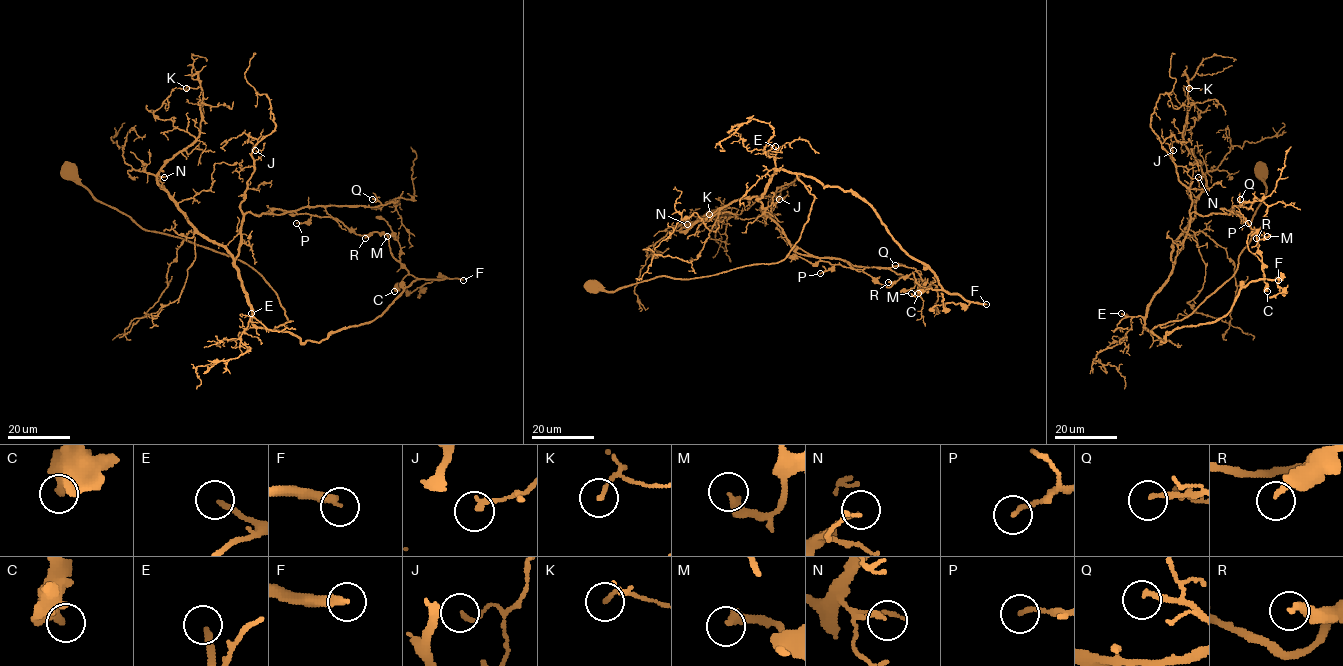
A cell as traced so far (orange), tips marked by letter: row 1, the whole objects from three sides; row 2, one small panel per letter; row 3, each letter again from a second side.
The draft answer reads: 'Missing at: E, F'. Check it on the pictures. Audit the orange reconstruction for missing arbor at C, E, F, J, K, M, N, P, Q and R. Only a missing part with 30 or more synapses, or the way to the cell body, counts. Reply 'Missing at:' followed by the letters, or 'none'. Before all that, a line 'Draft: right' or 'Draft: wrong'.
Draft: right
Missing at: E, F

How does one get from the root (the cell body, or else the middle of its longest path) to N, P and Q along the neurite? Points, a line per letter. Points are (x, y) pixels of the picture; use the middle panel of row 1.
N: (591, 286), (779, 262), (813, 196), (777, 170), (759, 198), (687, 224)
P: (591, 286), (616, 291), (780, 262), (813, 196), (777, 170), (758, 199), (797, 252), (834, 265), (820, 273)
Q: (591, 286), (616, 291), (780, 262), (813, 196), (777, 170), (758, 199), (797, 252), (895, 265)

